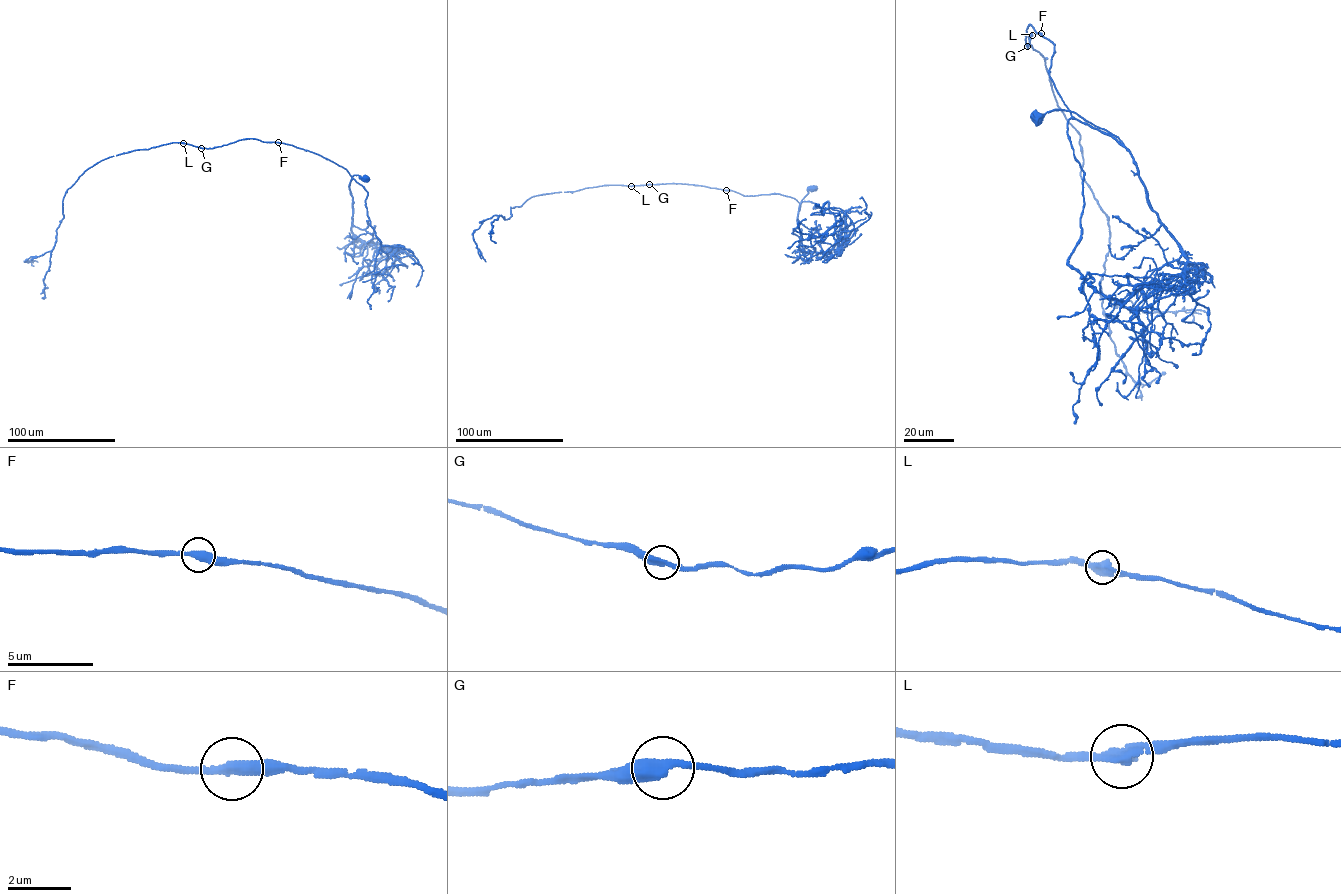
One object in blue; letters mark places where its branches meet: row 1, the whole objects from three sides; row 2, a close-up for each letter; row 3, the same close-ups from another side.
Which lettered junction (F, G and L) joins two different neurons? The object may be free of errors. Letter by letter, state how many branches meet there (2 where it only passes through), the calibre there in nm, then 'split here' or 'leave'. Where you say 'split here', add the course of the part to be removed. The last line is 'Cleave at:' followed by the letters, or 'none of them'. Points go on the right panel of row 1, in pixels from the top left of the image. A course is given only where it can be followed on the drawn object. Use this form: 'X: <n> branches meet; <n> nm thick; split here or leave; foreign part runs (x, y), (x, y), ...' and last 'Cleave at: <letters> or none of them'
F: 2 branches meet; 380 nm thick; leave
G: 2 branches meet; 380 nm thick; leave
L: 2 branches meet; 400 nm thick; leave
Cleave at: none of them

